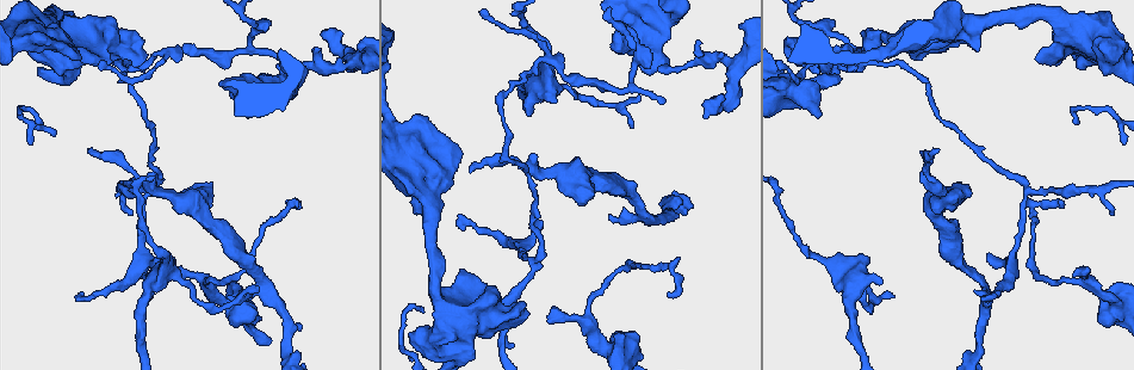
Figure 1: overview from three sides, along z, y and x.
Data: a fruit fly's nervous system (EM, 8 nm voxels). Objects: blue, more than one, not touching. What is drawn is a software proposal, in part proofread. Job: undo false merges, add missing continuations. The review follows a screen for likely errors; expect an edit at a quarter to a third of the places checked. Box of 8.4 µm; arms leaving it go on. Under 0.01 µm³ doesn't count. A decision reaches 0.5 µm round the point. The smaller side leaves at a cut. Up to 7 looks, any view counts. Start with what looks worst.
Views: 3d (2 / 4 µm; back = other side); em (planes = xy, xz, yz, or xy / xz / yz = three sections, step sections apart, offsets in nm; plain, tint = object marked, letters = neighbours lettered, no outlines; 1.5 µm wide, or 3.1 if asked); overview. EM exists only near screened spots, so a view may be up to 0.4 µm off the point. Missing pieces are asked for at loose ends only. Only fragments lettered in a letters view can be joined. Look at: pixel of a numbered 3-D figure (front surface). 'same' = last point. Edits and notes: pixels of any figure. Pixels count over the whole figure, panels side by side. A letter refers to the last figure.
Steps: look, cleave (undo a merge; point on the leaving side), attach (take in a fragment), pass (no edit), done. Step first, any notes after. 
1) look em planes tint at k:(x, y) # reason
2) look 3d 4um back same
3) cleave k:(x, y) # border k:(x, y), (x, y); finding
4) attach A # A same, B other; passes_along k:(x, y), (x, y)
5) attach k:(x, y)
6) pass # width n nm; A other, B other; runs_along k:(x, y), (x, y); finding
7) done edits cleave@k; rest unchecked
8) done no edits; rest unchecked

look em xz step 8 letters at 1:(317, 50) # tapers out

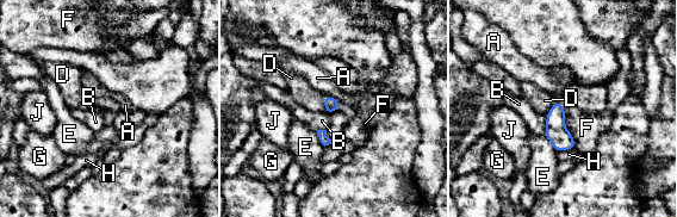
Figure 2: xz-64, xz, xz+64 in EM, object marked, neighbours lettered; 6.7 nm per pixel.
look em yz step 8 letters same

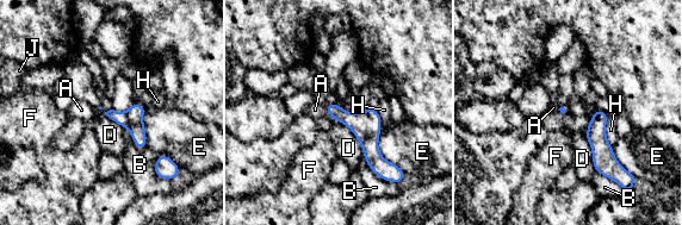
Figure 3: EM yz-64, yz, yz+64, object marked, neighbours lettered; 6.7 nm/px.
pass # A other, B other, D other, E other, F other, H other, J other; border 3:(596, 110), (584, 135); none of them fits

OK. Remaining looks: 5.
look 3d 4um back at 1:(424, 311) # branch stops here

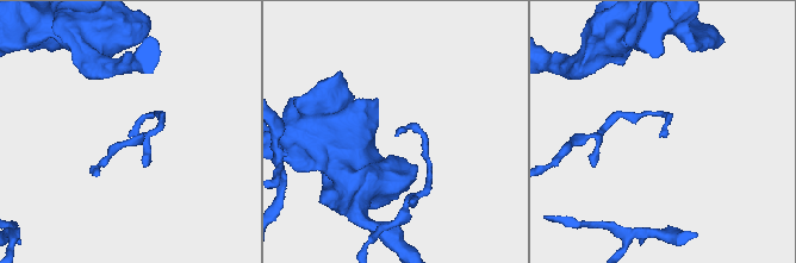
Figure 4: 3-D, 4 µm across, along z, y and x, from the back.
look em planes tint at 4:(659, 136)

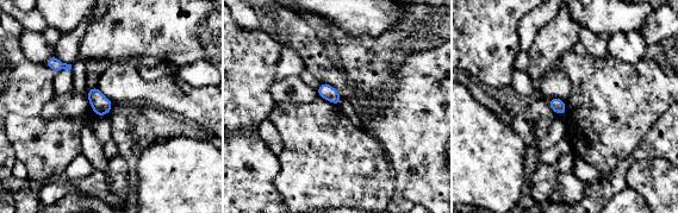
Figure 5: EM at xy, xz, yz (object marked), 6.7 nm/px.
look em planes letters same

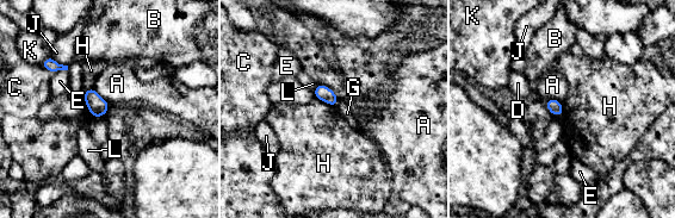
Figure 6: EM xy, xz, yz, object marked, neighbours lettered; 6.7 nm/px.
pass # width 100 nm; A other, B other, C other, D other, E other, G other, H other, J other, K other, L other; border 6:(314, 97), (335, 107); none of them fits

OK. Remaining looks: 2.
look em yz step 8 tint at 1:(1027, 189) # thin neck

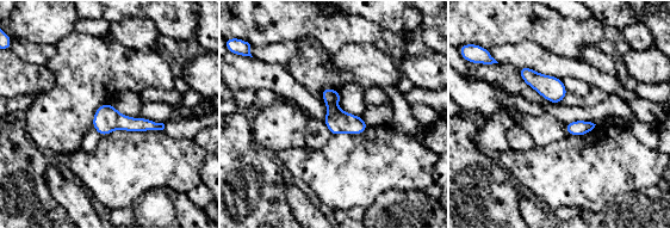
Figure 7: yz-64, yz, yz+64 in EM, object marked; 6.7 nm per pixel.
look em planes letters same

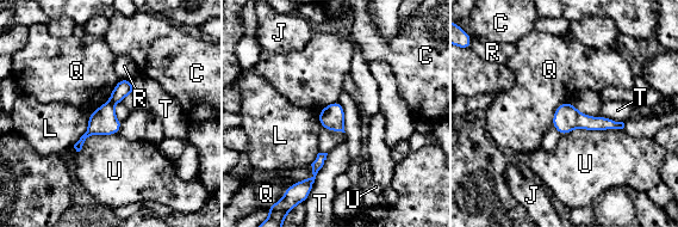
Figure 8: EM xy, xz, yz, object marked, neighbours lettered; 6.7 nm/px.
pass # longest_contact U 420 nm; C other, J other, L other, Q other, R other, T other, U other; runs_along 8:(129, 84), (78, 146); all the same neuron

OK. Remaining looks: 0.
done no edits; rest unchecked

